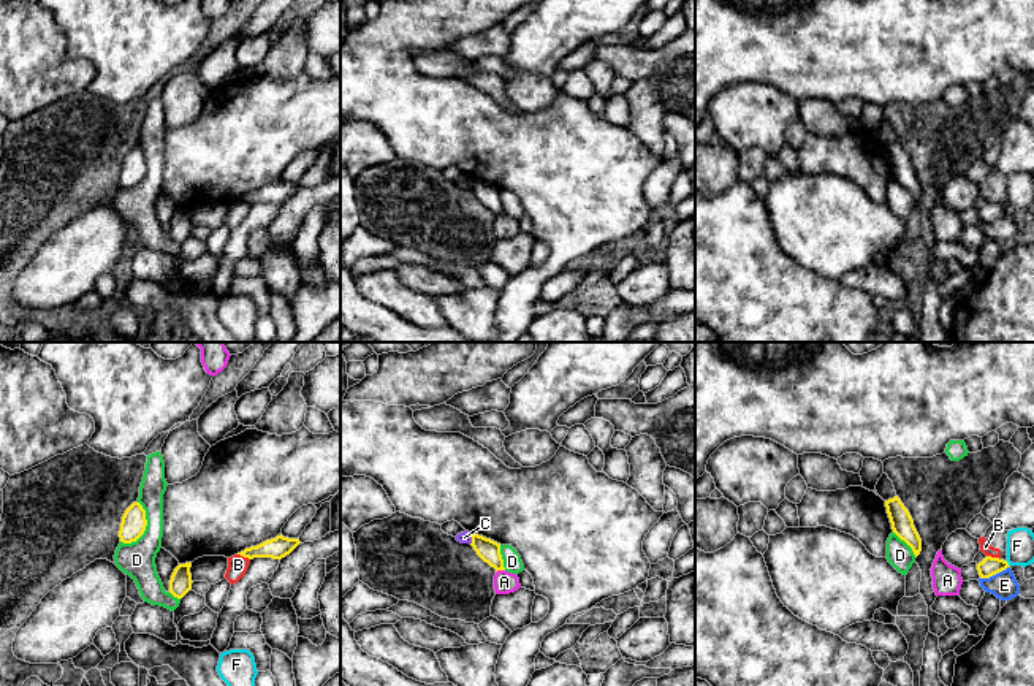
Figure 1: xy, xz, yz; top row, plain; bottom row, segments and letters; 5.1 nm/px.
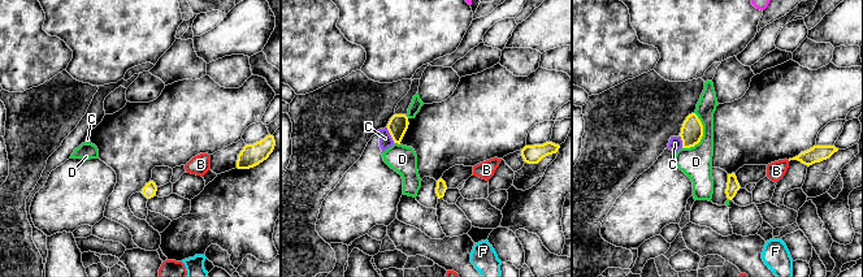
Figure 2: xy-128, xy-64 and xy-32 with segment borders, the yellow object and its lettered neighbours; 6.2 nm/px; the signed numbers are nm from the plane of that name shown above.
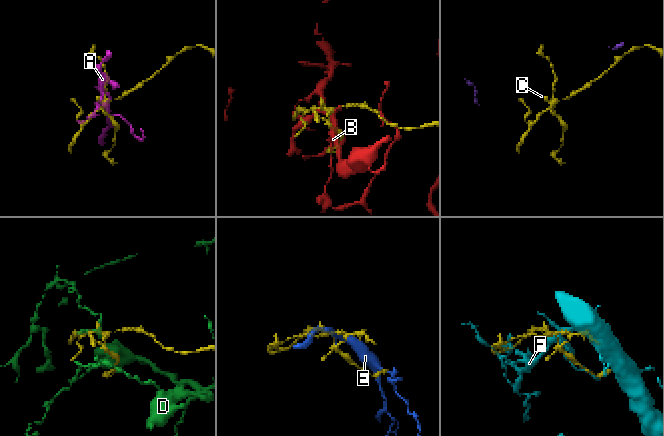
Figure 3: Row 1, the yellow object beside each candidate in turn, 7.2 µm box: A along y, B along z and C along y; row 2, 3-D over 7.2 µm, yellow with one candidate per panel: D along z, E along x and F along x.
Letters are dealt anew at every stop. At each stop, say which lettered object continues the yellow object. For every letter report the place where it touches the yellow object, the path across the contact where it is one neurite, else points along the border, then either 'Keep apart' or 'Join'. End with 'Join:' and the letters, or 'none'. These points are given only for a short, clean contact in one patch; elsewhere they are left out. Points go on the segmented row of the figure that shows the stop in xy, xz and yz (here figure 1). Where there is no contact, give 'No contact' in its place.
A: Touches yellow at xz (499, 569). Boundary: xz (504, 569), (496, 572). Keep apart
B: Touches yellow at yz (993, 558). Keep apart
C: Touches yellow at xz (472, 539). Boundary: xz (472, 534), (471, 544). Keep apart
D: Touches yellow at xy (146, 525). Keep apart
E: Touches yellow at yz (995, 574). Keep apart
F: Touches yellow at yz (1007, 564). Keep apart
Join: none

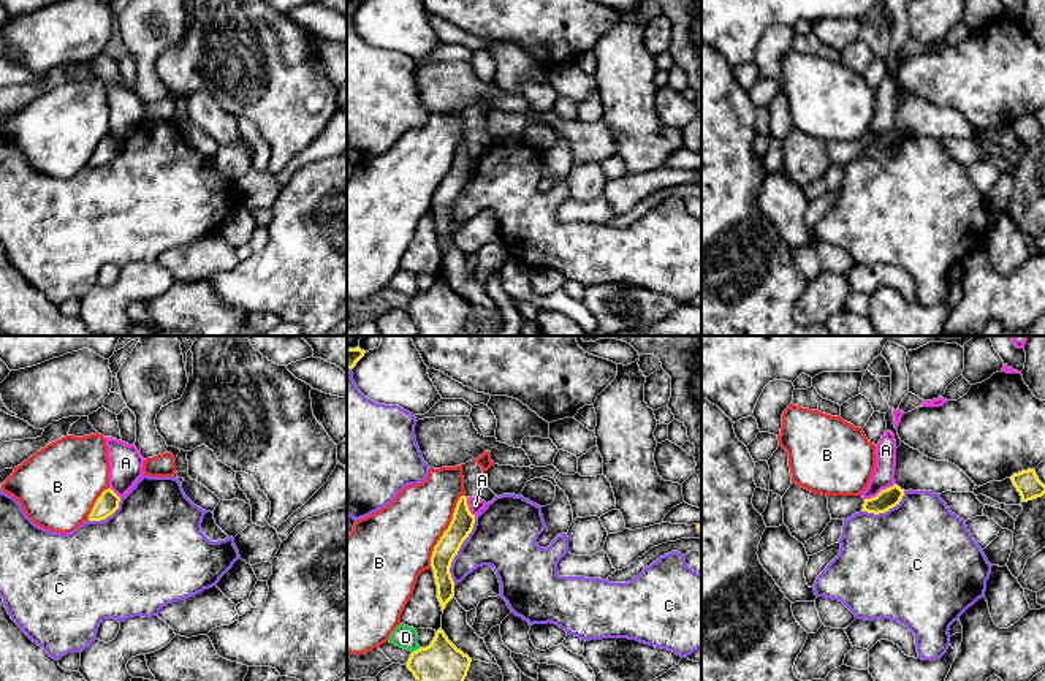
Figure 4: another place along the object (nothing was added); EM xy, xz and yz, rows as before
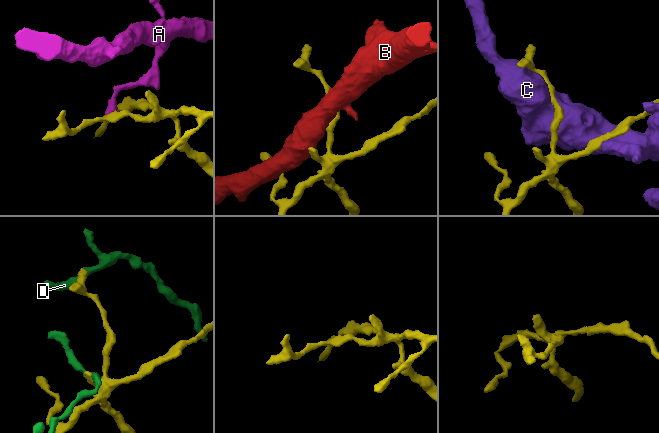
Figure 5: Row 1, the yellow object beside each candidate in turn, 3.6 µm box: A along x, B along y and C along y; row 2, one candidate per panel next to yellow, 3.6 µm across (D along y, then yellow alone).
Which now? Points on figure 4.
A: Touches yellow at yz (881, 491). Boundary: yz (895, 483), (865, 499). Keep apart
B: Touches yellow at xz (447, 529). Keep apart
C: Touches yellow at xz (458, 550). Keep apart
D: Touches yellow at xz (417, 650). Keep apart
Join: none

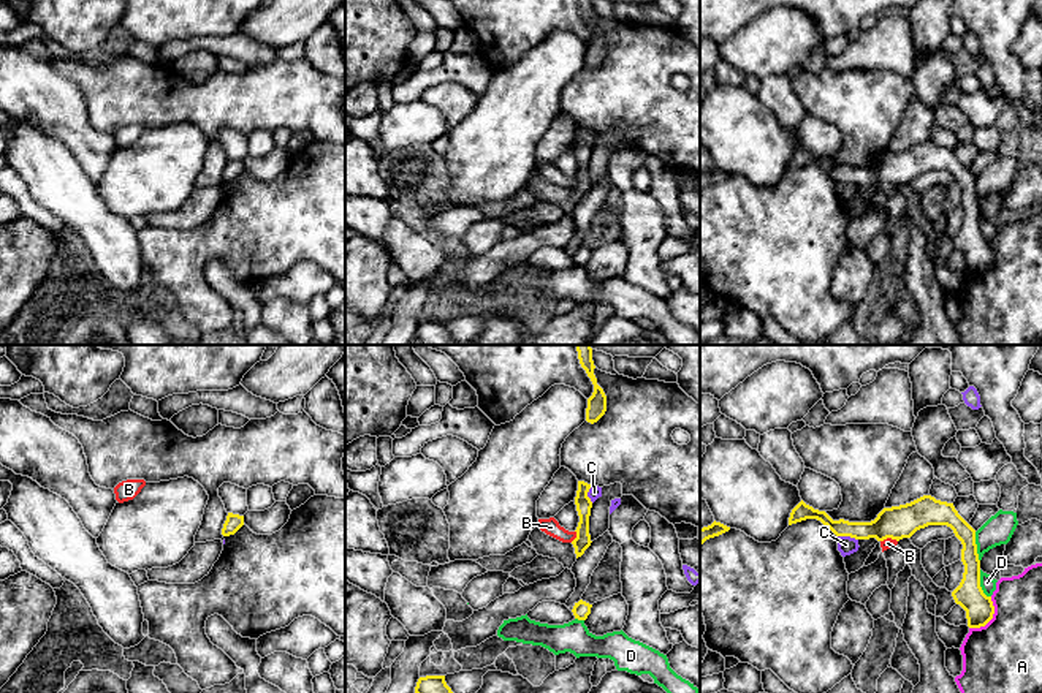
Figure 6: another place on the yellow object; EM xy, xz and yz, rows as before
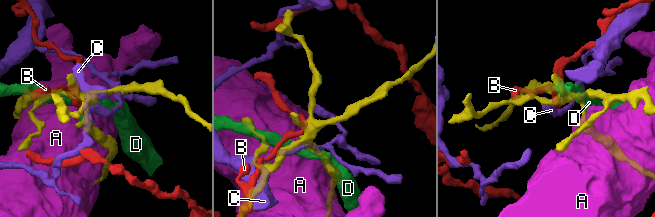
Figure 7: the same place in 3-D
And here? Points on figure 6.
A: Touches yellow at yz (990, 619). Keep apart
B: Touches yellow at yz (889, 537). Keep apart
C: Touches yellow at yz (848, 535). Boundary: yz (838, 535), (857, 540). Keep apart
D: Touches yellow at yz (979, 584). Keep apart
Join: none

